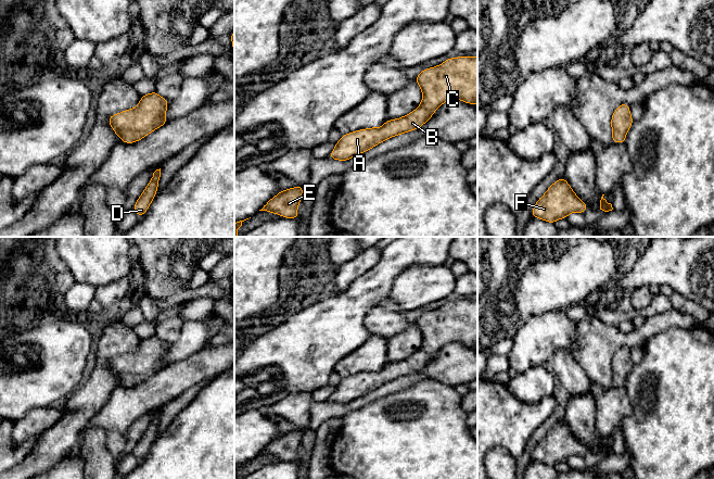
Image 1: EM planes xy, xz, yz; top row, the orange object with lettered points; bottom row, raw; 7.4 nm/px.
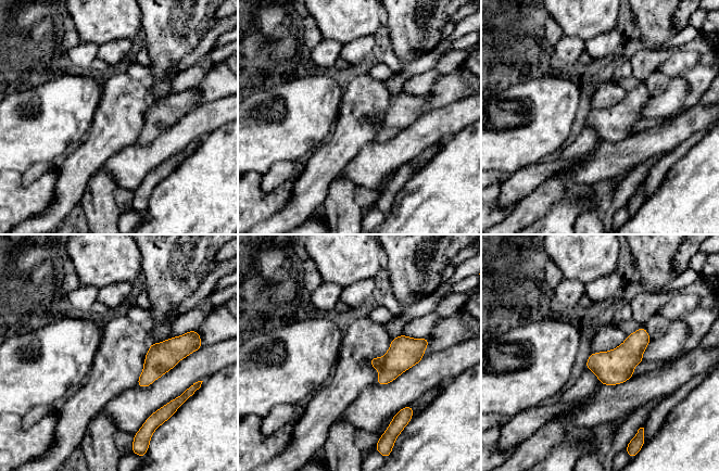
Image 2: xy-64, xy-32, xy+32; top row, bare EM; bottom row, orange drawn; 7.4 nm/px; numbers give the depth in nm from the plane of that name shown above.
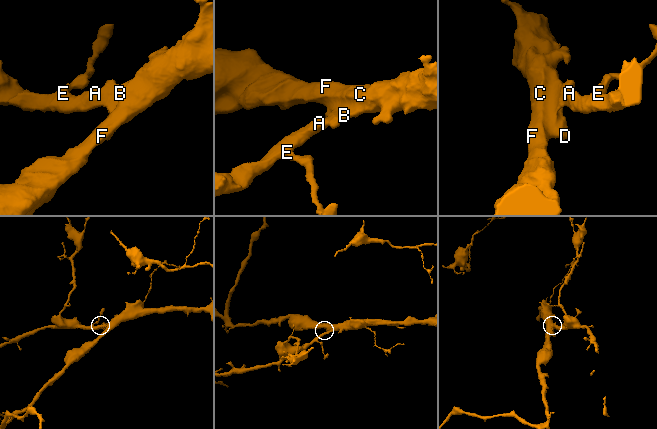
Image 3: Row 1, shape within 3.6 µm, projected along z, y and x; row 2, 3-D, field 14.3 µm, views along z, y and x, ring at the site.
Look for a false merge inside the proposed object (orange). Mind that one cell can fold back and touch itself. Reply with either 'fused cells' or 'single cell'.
single cell

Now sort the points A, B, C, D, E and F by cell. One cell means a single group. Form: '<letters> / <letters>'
A B C D E F

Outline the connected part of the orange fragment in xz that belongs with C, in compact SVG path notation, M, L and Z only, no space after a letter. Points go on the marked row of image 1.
M477 56L448 58L437 66L422 70L415 81L423 94L416 110L403 117L387 119L380 128L369 127L342 135L328 157L345 162L392 137L419 129L448 100L477 105Z

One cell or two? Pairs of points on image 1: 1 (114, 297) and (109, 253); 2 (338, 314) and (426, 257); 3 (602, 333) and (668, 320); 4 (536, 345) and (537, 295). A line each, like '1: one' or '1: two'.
1: two
2: one
3: one
4: two

